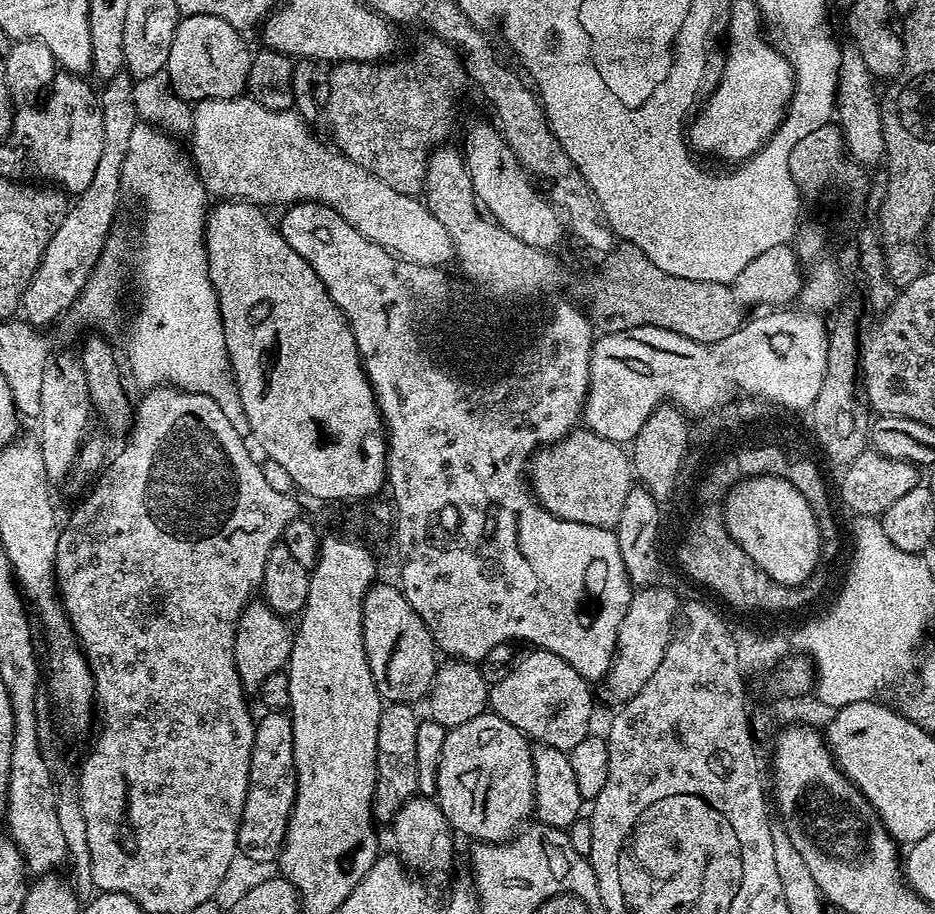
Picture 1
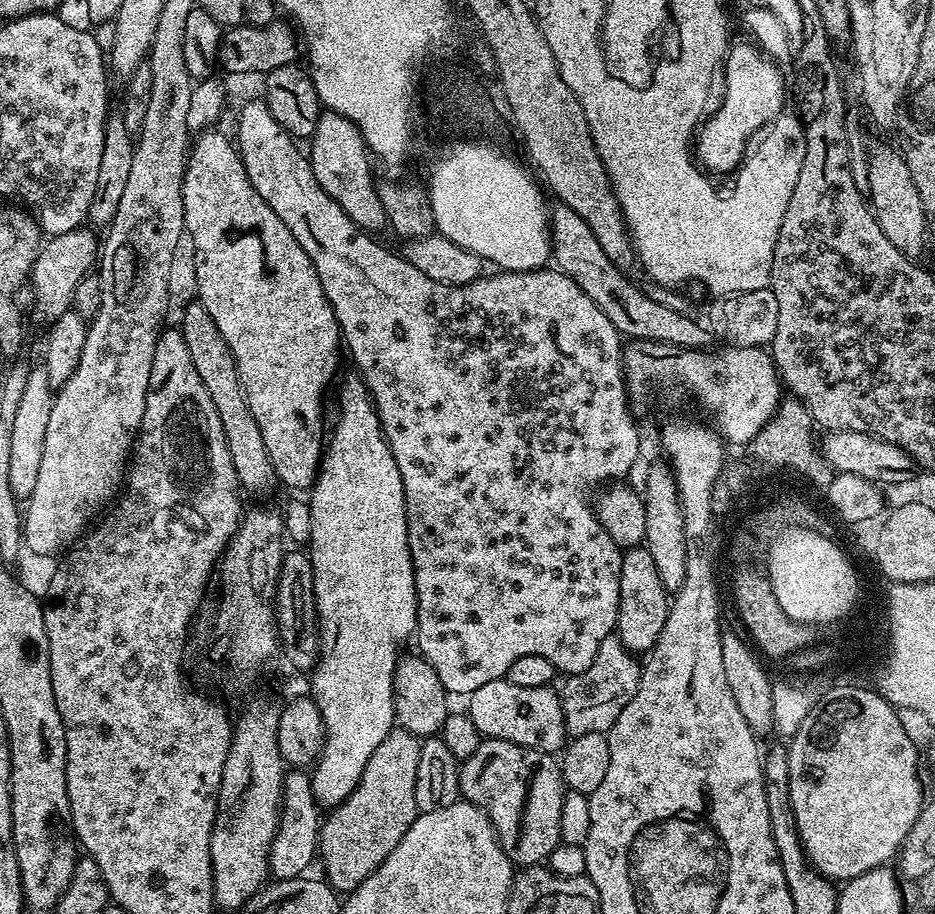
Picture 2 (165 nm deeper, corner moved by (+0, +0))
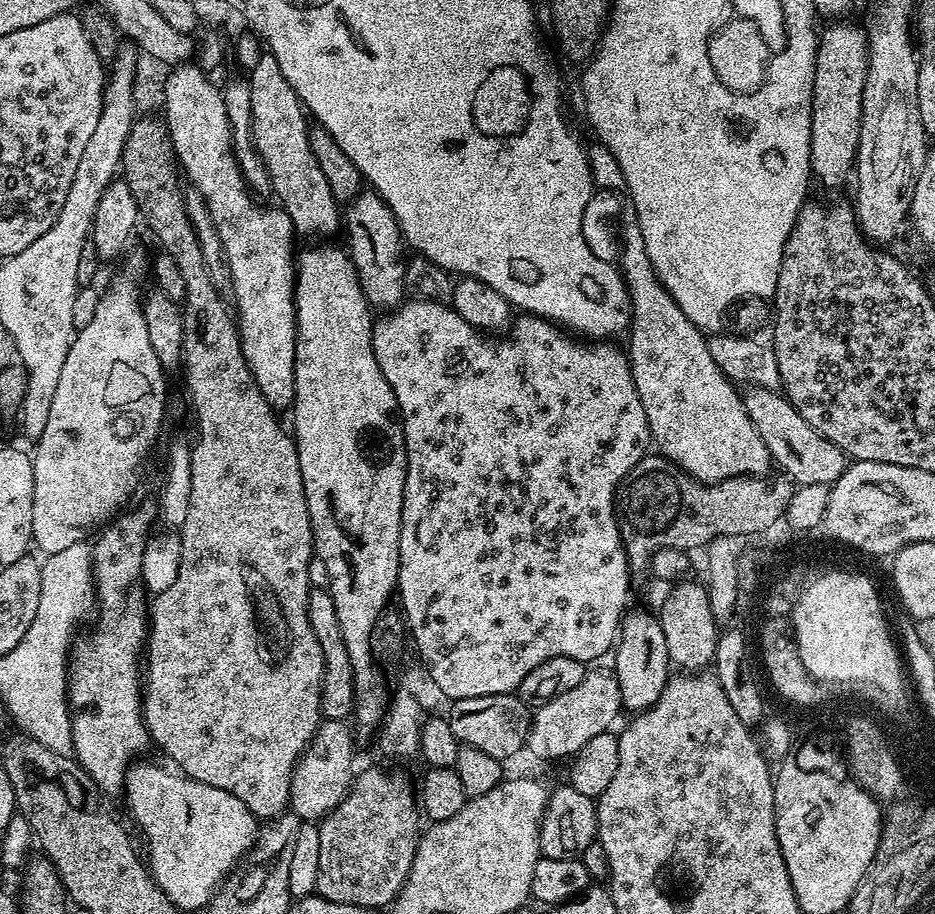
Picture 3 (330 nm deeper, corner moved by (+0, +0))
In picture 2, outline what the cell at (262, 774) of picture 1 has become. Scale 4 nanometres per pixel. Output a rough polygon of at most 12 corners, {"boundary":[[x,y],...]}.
{"boundary":[[285,771],[272,880],[293,880],[318,856],[322,808],[311,775]]}

